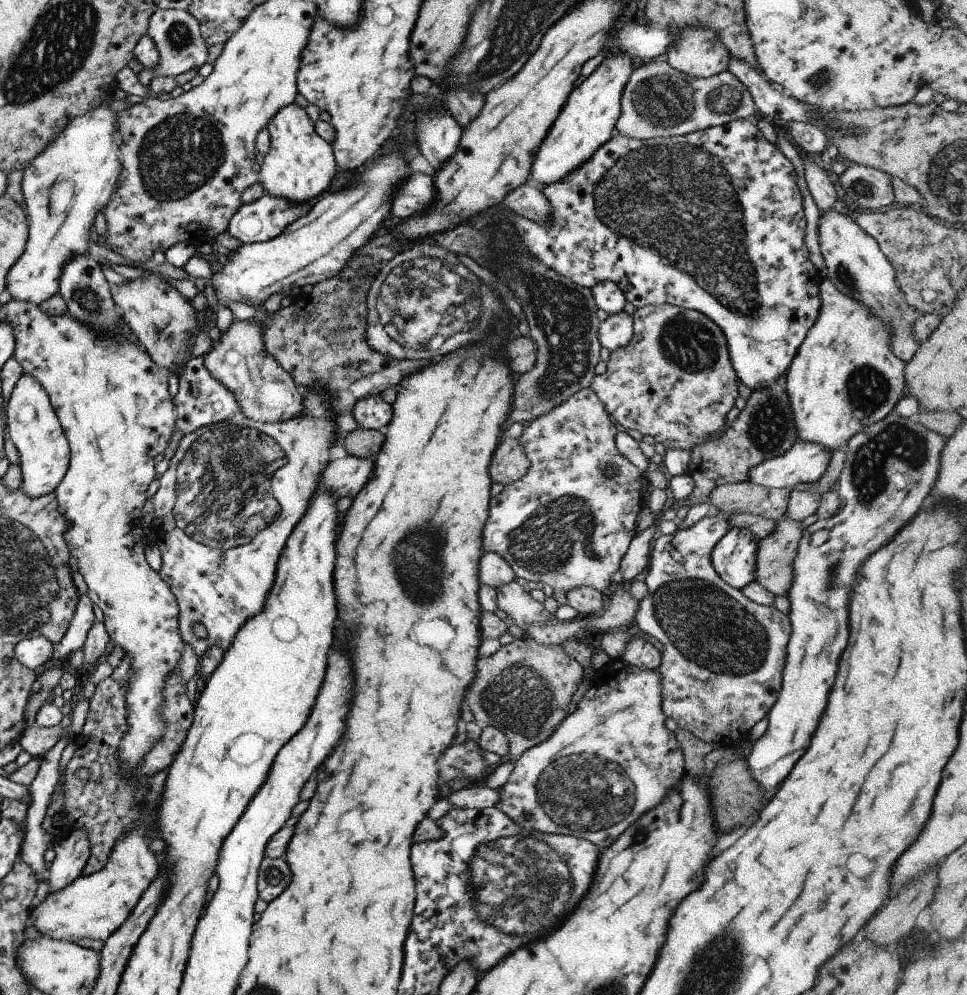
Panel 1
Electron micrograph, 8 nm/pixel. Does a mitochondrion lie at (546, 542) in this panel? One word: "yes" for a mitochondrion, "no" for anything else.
yes

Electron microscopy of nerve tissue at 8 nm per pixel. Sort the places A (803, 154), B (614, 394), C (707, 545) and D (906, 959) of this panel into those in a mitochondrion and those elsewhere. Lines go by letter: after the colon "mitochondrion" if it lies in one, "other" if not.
A: other
B: other
C: other
D: other

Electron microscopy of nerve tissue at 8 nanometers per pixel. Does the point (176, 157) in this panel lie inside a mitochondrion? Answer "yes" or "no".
yes

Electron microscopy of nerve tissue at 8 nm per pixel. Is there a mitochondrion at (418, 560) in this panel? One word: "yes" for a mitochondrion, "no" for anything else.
yes

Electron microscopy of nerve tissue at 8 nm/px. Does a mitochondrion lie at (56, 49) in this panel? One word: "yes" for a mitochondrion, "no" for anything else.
yes

